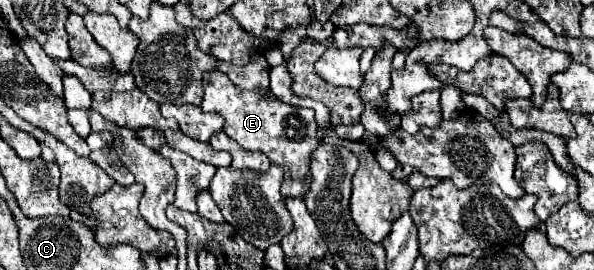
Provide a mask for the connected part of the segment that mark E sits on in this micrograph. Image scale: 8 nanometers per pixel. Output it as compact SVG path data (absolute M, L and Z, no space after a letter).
M218 69L204 75L204 99L200 105L204 111L212 111L224 117L224 133L236 139L248 151L264 153L272 165L280 165L284 171L282 197L304 197L310 189L310 153L320 145L316 137L316 119L312 109L294 107L274 97L270 89L240 91L226 73Z

